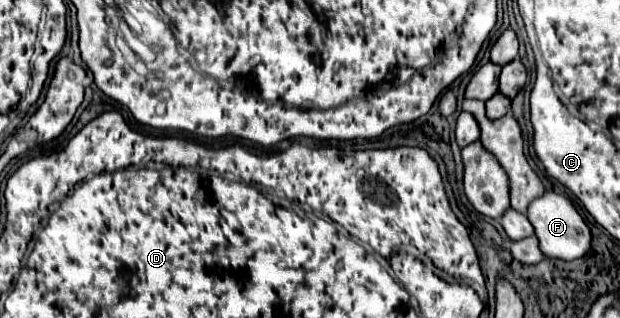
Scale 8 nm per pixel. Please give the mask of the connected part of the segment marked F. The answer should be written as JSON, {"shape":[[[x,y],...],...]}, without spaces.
{"shape":[[[546,191],[542,197],[534,199],[526,211],[526,217],[530,219],[540,251],[544,257],[552,259],[562,259],[562,261],[574,261],[586,255],[586,251],[591,247],[592,232],[580,213],[574,207],[573,202],[563,194]]]}

